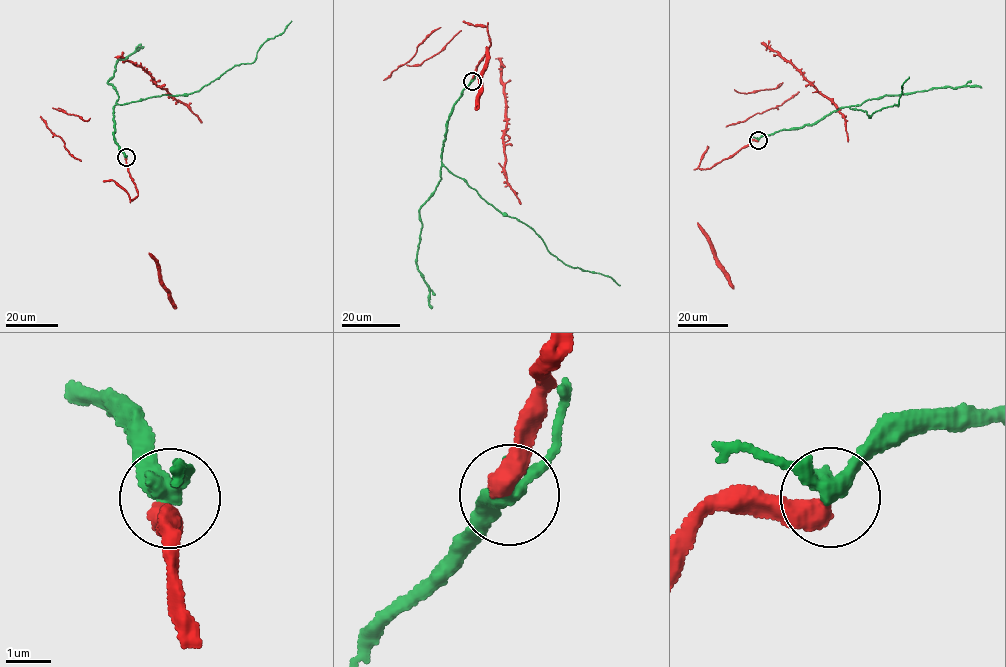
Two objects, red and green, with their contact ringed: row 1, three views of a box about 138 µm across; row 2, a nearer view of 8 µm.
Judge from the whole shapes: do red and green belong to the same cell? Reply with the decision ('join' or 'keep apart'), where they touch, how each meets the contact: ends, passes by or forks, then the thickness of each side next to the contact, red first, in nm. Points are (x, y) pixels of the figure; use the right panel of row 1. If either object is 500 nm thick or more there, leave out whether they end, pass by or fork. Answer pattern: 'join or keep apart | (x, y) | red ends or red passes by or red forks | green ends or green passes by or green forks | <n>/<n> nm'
join | (758, 140) | 550/400 nm

